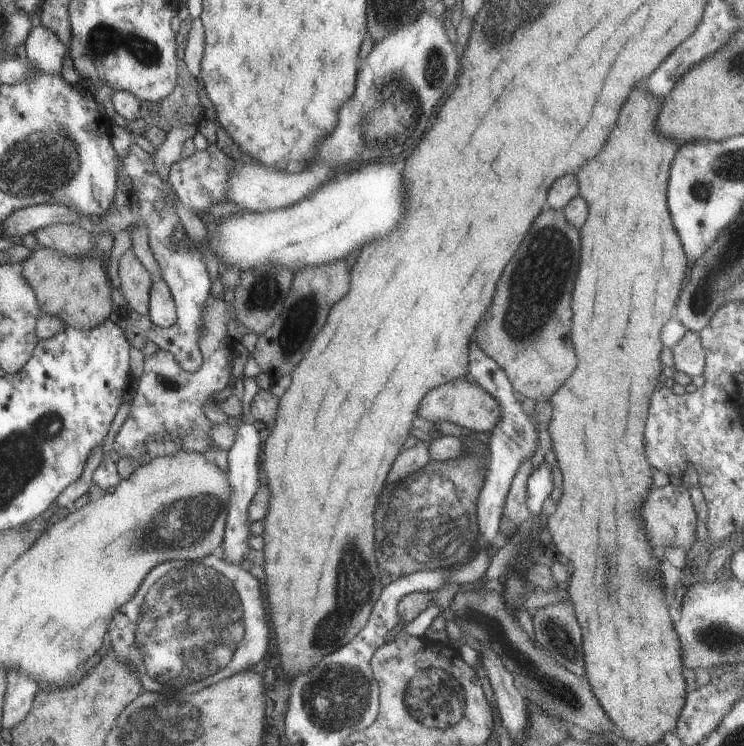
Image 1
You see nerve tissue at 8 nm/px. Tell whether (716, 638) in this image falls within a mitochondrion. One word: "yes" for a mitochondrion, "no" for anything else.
yes

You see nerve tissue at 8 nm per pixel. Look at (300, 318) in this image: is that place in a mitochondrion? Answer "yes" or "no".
yes

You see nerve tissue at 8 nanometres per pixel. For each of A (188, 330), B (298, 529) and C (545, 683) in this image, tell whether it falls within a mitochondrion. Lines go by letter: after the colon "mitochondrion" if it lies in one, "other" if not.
A: other
B: other
C: mitochondrion

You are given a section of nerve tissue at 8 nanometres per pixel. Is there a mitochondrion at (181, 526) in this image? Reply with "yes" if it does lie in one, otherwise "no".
yes

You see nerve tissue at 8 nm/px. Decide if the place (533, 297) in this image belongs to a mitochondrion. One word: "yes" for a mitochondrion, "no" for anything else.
yes

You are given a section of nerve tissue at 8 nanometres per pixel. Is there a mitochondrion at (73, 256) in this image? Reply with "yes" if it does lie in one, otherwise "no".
no

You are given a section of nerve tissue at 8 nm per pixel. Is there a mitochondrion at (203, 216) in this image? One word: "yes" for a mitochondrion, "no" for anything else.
no

